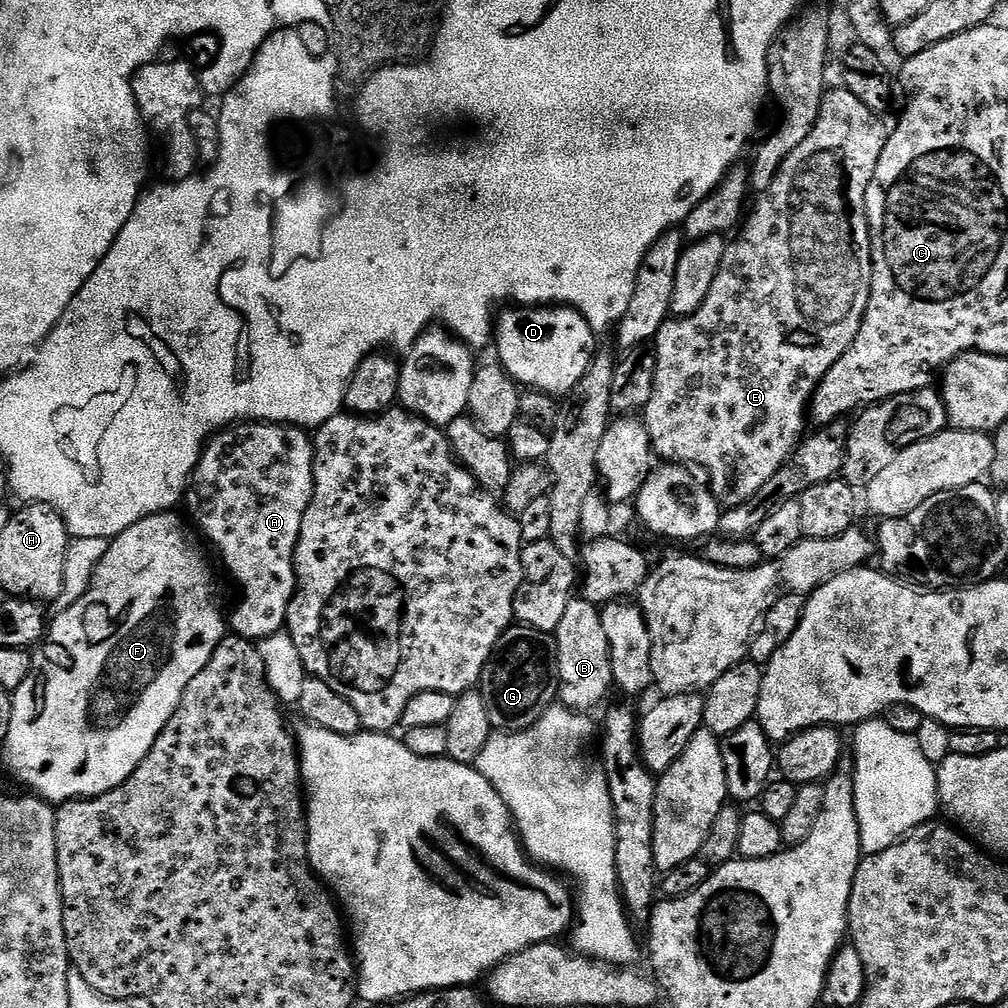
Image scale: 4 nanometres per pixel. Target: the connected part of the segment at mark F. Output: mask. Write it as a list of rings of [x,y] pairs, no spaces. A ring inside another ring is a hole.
[[[169,510],[154,514],[150,518],[142,518],[142,522],[130,526],[130,530],[126,530],[109,543],[102,562],[98,562],[94,570],[88,593],[78,598],[74,606],[70,606],[64,612],[55,613],[54,619],[46,629],[46,639],[32,652],[32,669],[26,682],[22,682],[22,686],[18,686],[16,691],[11,693],[12,709],[8,733],[2,741],[4,764],[12,771],[13,778],[20,780],[21,786],[24,787],[21,789],[27,790],[33,796],[39,796],[41,800],[46,800],[53,806],[64,804],[67,800],[101,796],[122,786],[122,782],[126,782],[130,774],[138,770],[142,758],[150,754],[166,722],[174,718],[174,710],[178,710],[178,702],[182,702],[182,694],[186,694],[190,678],[196,677],[198,670],[202,670],[202,666],[210,662],[214,650],[224,641],[226,608],[220,605],[220,588],[216,585],[216,572],[212,569],[211,562],[200,553],[201,541],[197,533],[189,527],[183,515],[180,517],[175,516],[176,514],[175,511]]]

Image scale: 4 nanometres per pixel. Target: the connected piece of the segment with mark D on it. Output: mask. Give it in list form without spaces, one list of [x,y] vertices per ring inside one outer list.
[[[508,306],[505,307],[494,320],[494,348],[496,344],[496,352],[500,355],[500,357],[498,357],[500,367],[506,370],[506,374],[510,379],[516,381],[521,389],[544,392],[546,395],[553,398],[567,398],[567,396],[578,386],[578,382],[582,382],[586,370],[590,370],[592,360],[596,357],[598,351],[596,340],[598,340],[598,333],[592,329],[590,322],[586,322],[586,318],[582,318],[576,309],[567,306]]]

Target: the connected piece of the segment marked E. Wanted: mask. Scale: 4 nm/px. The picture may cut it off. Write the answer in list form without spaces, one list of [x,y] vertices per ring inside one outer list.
[[[844,86],[834,89],[833,92],[832,90],[833,88],[825,91],[820,103],[820,117],[814,130],[810,130],[802,146],[798,146],[798,150],[794,150],[794,154],[790,154],[786,162],[782,162],[774,182],[770,182],[767,190],[755,197],[756,205],[753,208],[751,205],[742,227],[735,233],[736,241],[733,239],[729,243],[722,258],[722,266],[718,270],[718,278],[714,278],[714,286],[710,286],[710,294],[706,294],[706,302],[702,302],[702,306],[698,306],[694,314],[665,320],[654,341],[654,394],[642,413],[644,425],[652,439],[652,451],[664,462],[685,466],[697,464],[698,467],[704,468],[710,491],[725,509],[737,508],[754,498],[754,494],[758,494],[758,490],[762,490],[762,486],[766,486],[766,482],[770,482],[770,478],[774,478],[774,474],[778,474],[778,470],[782,470],[784,463],[796,453],[802,443],[802,435],[800,436],[799,430],[796,429],[796,420],[802,419],[803,416],[805,419],[810,408],[812,391],[820,385],[820,379],[828,373],[830,366],[834,366],[834,362],[838,362],[838,358],[846,354],[850,342],[854,342],[870,302],[872,239],[868,233],[864,199],[874,170],[878,166],[878,158],[888,141],[890,128],[889,125],[884,125],[884,120],[878,113],[871,112],[860,101],[863,99],[857,93]]]

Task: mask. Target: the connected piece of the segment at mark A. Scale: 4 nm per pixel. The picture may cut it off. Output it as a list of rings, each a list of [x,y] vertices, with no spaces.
[[[241,422],[215,433],[204,445],[204,452],[192,471],[186,493],[187,515],[190,520],[192,515],[191,523],[205,541],[208,539],[212,543],[225,570],[240,587],[240,597],[230,608],[230,632],[233,636],[259,642],[287,625],[290,602],[296,593],[296,543],[314,490],[312,441],[313,437],[302,428],[287,424]]]

